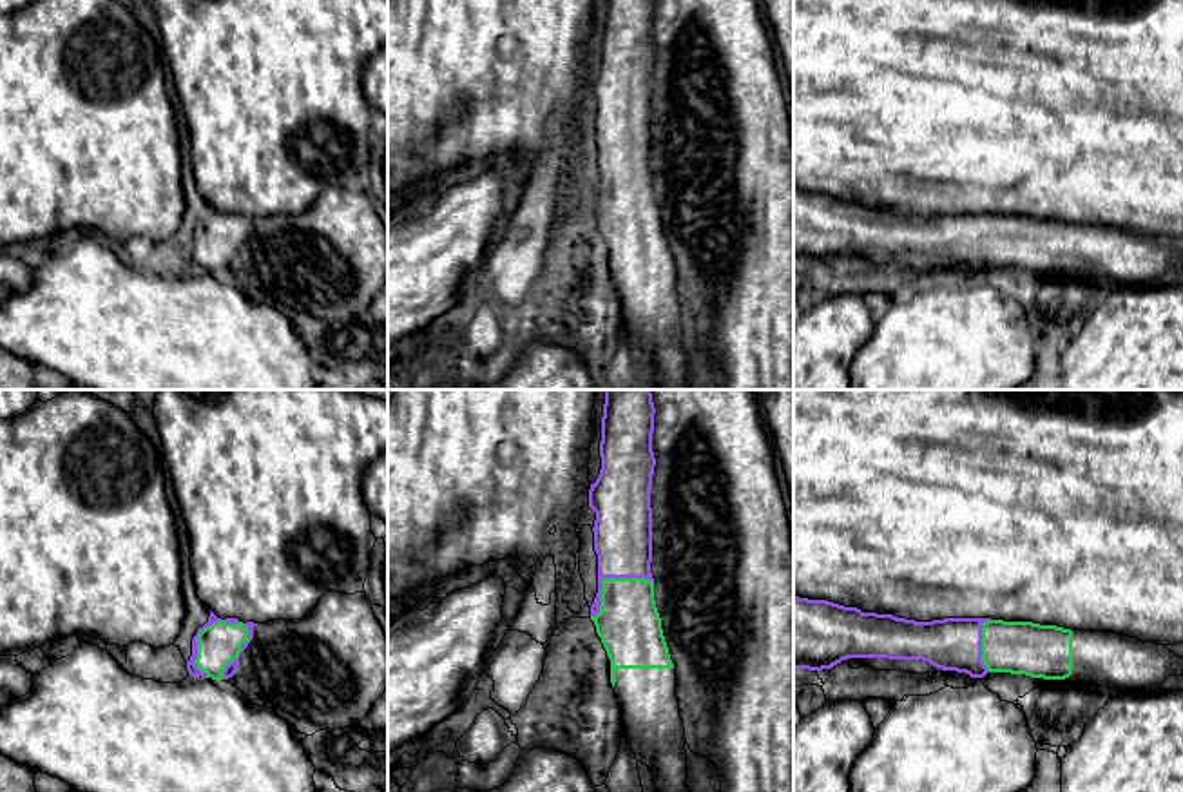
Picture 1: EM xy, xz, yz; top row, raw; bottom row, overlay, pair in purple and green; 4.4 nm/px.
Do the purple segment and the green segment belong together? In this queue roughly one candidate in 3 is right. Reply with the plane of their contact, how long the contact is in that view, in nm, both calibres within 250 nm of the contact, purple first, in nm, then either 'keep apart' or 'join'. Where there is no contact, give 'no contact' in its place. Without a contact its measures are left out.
xz | 320 nm | 260/280 nm | join

